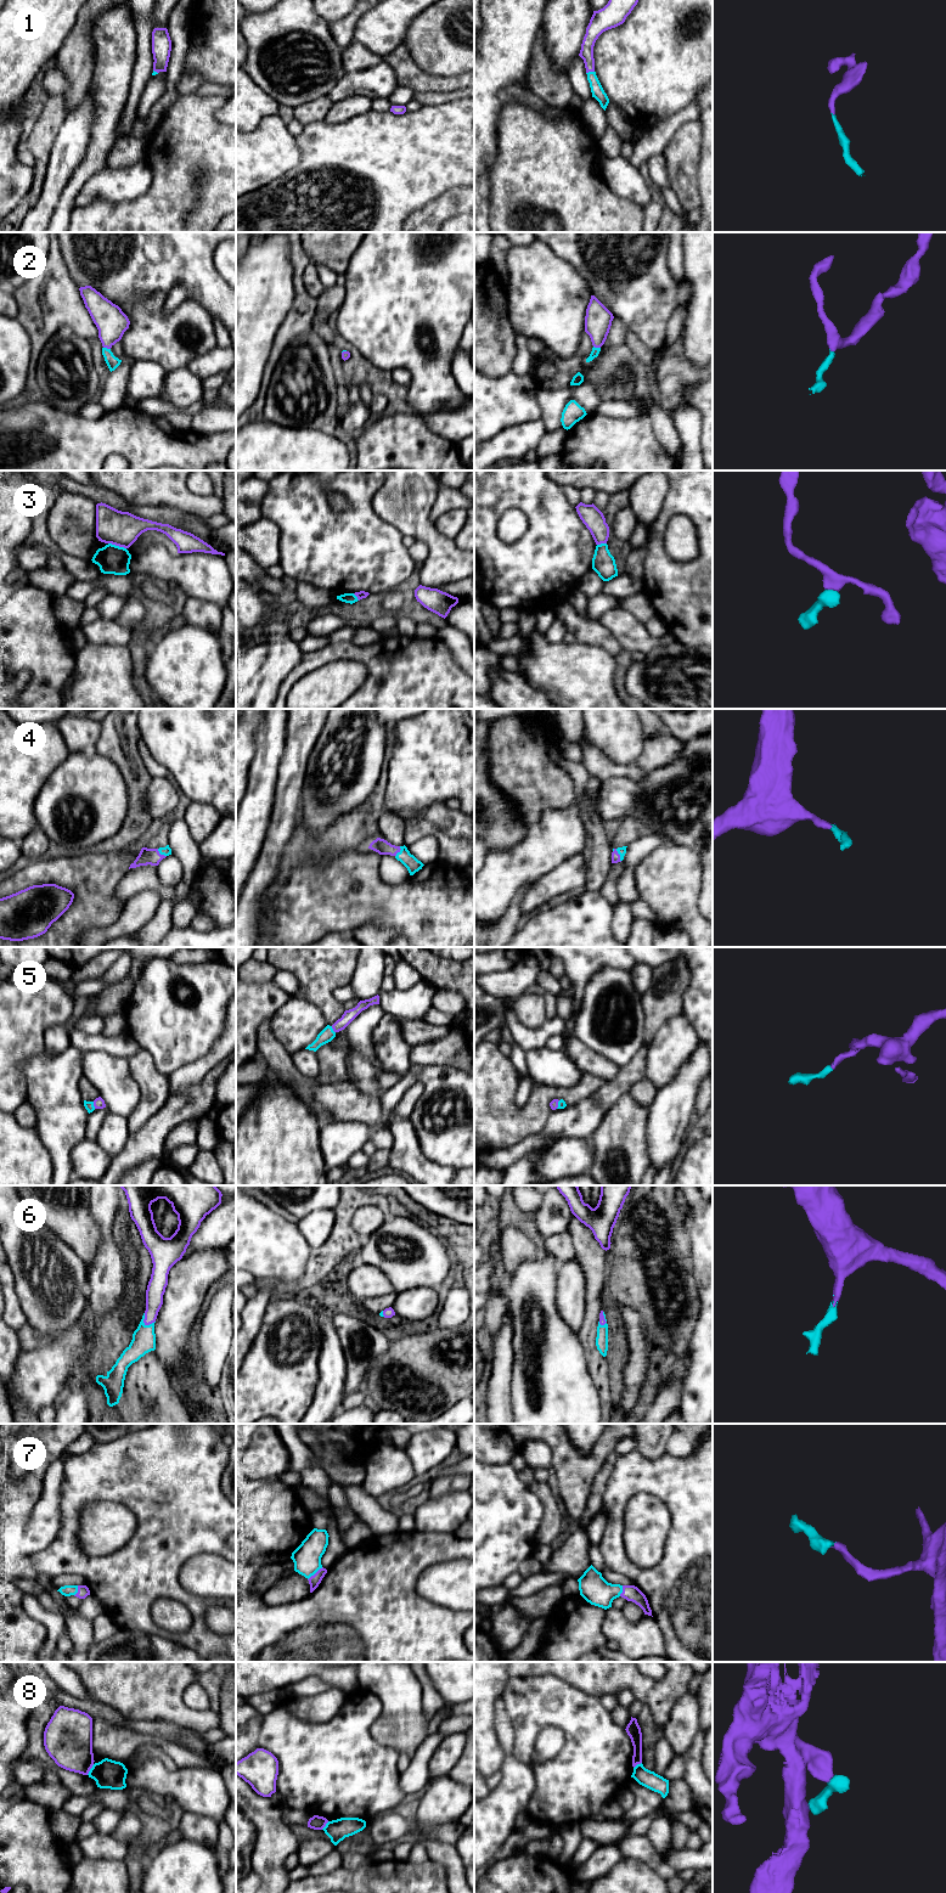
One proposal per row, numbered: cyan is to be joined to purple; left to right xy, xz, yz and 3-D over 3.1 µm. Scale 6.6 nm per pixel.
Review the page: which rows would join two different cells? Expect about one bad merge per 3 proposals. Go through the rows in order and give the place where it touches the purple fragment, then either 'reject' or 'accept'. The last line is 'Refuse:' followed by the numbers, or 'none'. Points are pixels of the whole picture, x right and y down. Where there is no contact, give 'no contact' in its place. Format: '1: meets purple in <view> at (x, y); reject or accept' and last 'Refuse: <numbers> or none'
1: meets purple in yz at (590, 71); accept
2: meets purple in xy at (107, 348); accept
3: meets purple in xy at (117, 545); reject
4: meets purple in yz at (619, 855); accept
5: meets purple in xy at (94, 1105); accept
6: meets purple in xy at (145, 1323); accept
7: meets purple in xz at (316, 1572); accept
8: meets purple in xy at (90, 1768); reject
Refuse: 3, 8

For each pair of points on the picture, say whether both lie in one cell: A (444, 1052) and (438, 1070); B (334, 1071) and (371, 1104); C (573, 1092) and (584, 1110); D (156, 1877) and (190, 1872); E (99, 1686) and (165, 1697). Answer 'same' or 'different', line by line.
A: different
B: different
C: different
D: same
E: same

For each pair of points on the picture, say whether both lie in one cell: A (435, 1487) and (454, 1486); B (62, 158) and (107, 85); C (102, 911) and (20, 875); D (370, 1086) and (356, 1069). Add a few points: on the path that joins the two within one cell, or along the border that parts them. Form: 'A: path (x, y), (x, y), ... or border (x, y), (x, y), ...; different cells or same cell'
A: path (440, 1486), (449, 1486); same cell
B: border (90, 86), (93, 96), (93, 128), (88, 136); different cells
C: path (82, 890), (66, 874), (40, 874); same cell
D: path (367, 1082), (360, 1072); same cell

